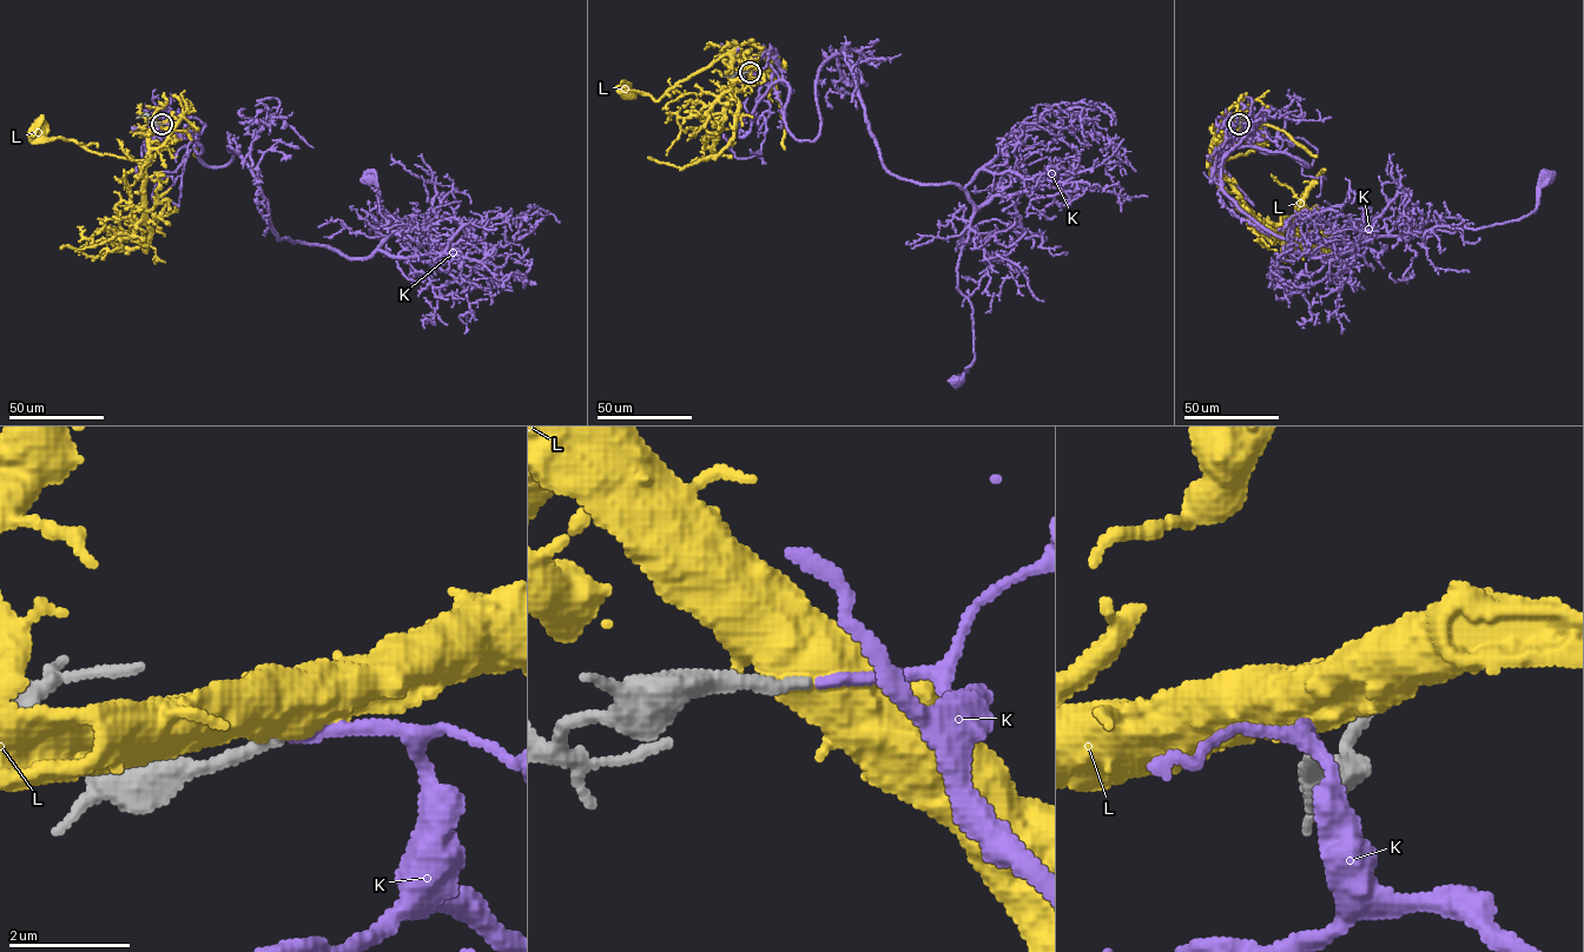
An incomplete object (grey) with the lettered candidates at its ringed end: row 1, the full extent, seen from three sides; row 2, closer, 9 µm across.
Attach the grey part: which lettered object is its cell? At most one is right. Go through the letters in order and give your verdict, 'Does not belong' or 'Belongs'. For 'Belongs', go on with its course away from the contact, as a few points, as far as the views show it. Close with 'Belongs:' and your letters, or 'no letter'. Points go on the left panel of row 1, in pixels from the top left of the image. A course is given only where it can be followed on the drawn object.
K: Belongs. Its course: (162, 124), (209, 166), (230, 147), (279, 238), (350, 258), (385, 239), (369, 232), (387, 217), (369, 176)
L: Does not belong
Belongs: K

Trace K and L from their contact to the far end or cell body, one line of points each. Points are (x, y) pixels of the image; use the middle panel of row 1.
K: (750, 72), (786, 84), (785, 124), (813, 140), (818, 70), (846, 54), (883, 165), (967, 193), (957, 381)
L: (748, 72), (736, 50), (681, 79), (657, 101), (646, 93), (627, 92)

